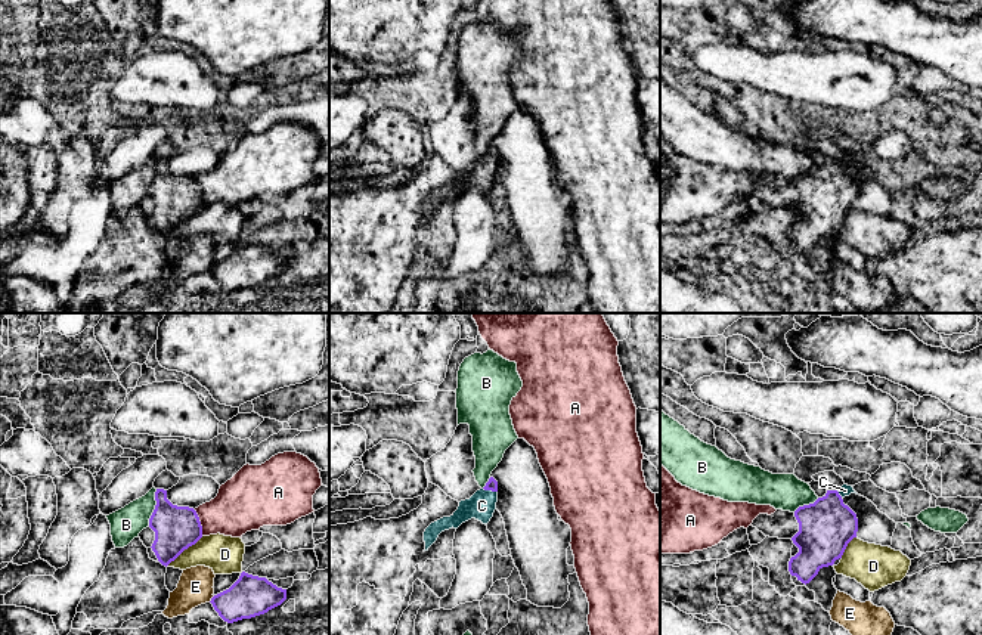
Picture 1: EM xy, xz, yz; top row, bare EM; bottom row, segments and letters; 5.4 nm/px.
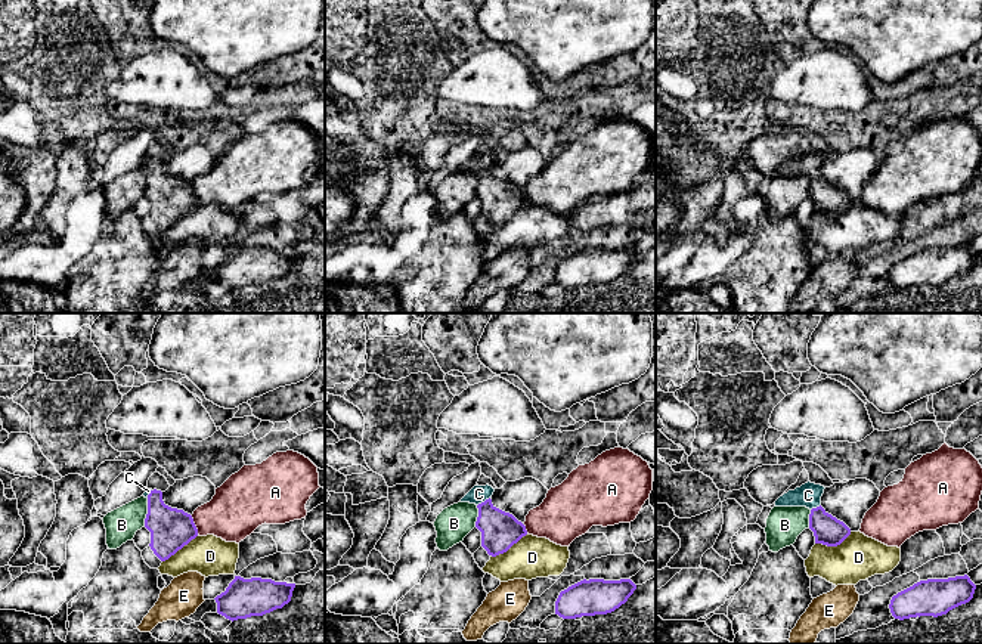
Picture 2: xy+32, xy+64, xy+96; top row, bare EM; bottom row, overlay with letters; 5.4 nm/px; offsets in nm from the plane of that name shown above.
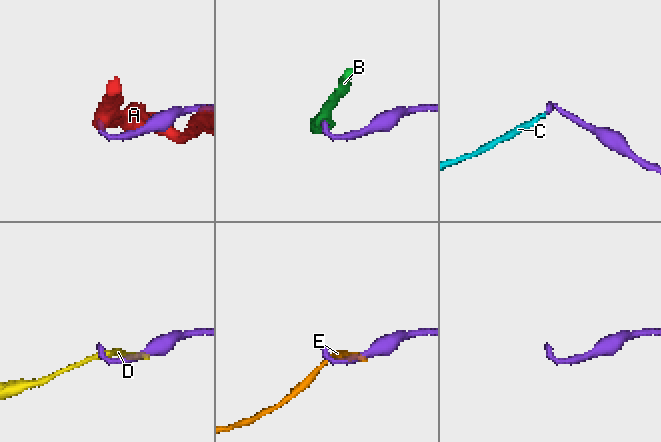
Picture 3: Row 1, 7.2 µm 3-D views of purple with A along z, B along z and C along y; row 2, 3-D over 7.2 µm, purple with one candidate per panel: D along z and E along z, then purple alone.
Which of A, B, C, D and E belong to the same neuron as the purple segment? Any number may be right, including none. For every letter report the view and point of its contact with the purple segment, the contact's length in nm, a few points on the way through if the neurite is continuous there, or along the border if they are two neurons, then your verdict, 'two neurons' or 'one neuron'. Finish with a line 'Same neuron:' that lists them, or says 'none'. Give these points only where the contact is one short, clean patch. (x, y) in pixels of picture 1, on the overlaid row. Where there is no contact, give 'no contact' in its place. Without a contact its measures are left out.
A: meets purple in xy at (200, 523); contact 150 nm long; border along xy (194, 510), (203, 535); two neurons
B: meets purple in xy at (155, 507); contact 200 nm long; border along xy (157, 489), (155, 508), (148, 524); two neurons
C: meets purple in xz at (490, 489); contact 80 nm long; runs through xz (492, 485), (490, 489), (482, 505); one neuron
D: meets purple in xy at (183, 550); contact 260 nm long; two neurons
E: meets purple in xy at (211, 598); contact 50 nm long; border along xy (214, 595), (208, 601); two neurons
Same neuron: C

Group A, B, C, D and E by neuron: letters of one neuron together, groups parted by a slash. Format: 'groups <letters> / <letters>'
groups A / B / C / D / E

